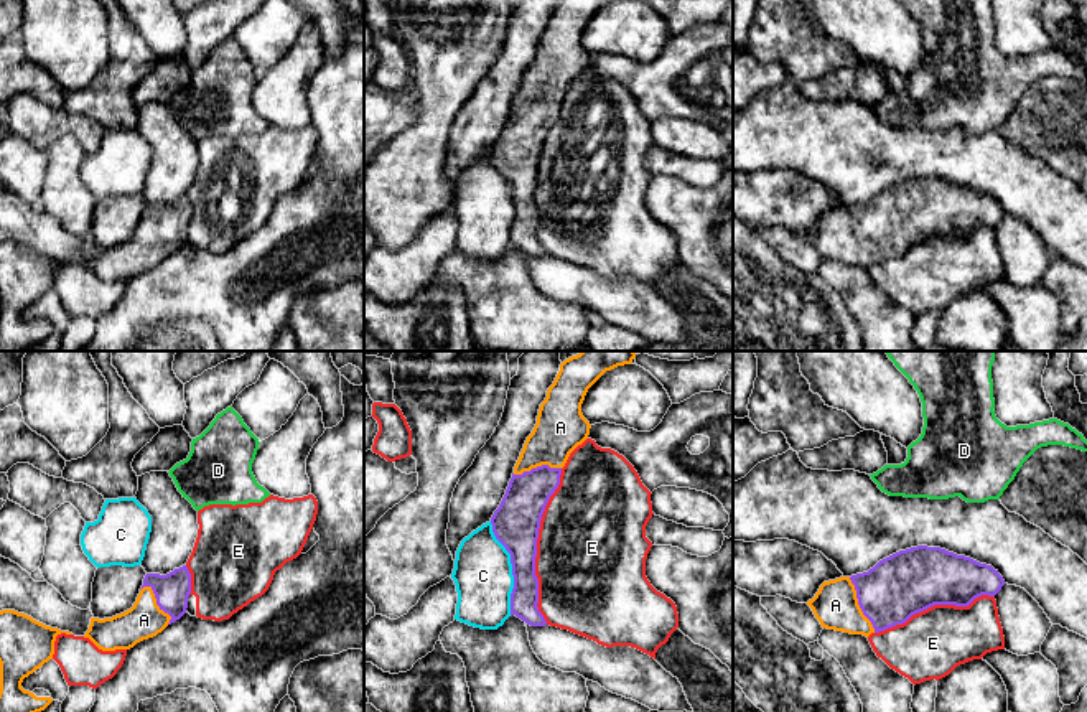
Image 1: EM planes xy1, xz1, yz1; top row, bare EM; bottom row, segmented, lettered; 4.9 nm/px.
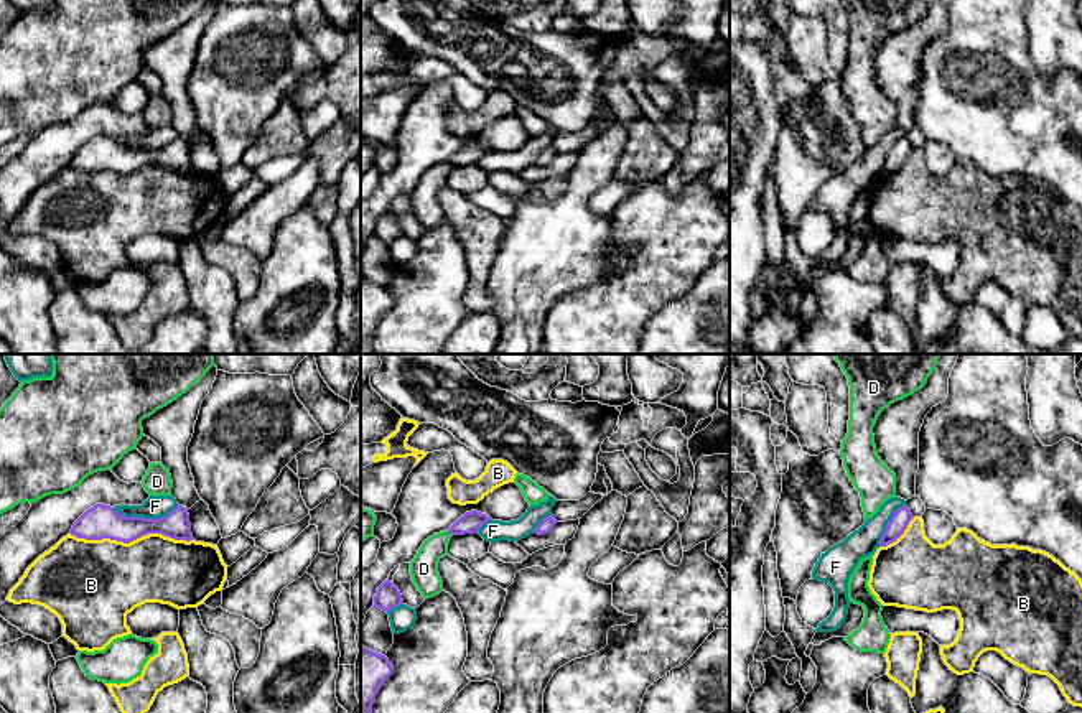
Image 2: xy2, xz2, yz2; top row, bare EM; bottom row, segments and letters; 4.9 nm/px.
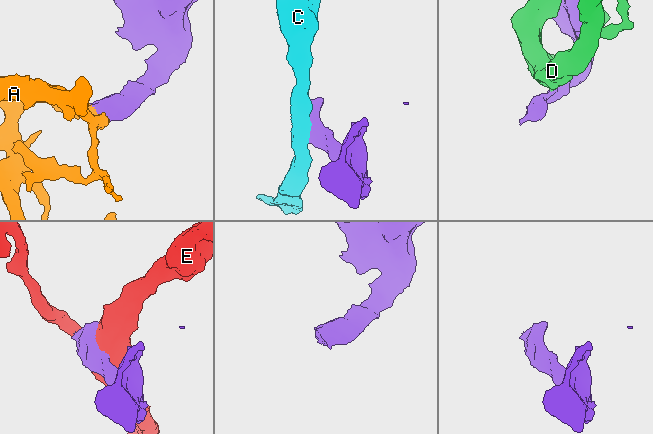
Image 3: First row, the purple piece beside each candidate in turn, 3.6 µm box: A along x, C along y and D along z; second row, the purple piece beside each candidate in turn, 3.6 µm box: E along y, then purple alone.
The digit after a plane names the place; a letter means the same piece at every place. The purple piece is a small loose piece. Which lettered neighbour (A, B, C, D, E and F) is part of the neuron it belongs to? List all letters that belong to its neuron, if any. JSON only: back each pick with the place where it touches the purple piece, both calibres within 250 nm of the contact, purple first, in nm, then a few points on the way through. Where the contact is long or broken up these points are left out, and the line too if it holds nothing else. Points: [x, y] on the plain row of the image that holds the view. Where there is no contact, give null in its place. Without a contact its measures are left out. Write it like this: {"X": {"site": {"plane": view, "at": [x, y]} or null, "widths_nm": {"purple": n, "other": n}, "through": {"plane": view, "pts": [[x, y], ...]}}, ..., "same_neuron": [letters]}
{"A": {"site": {"plane": "yz1", "at": [858, 234]}, "widths_nm": {"purple": 300, "other": 220}}, "same_neuron": ["A"]}

